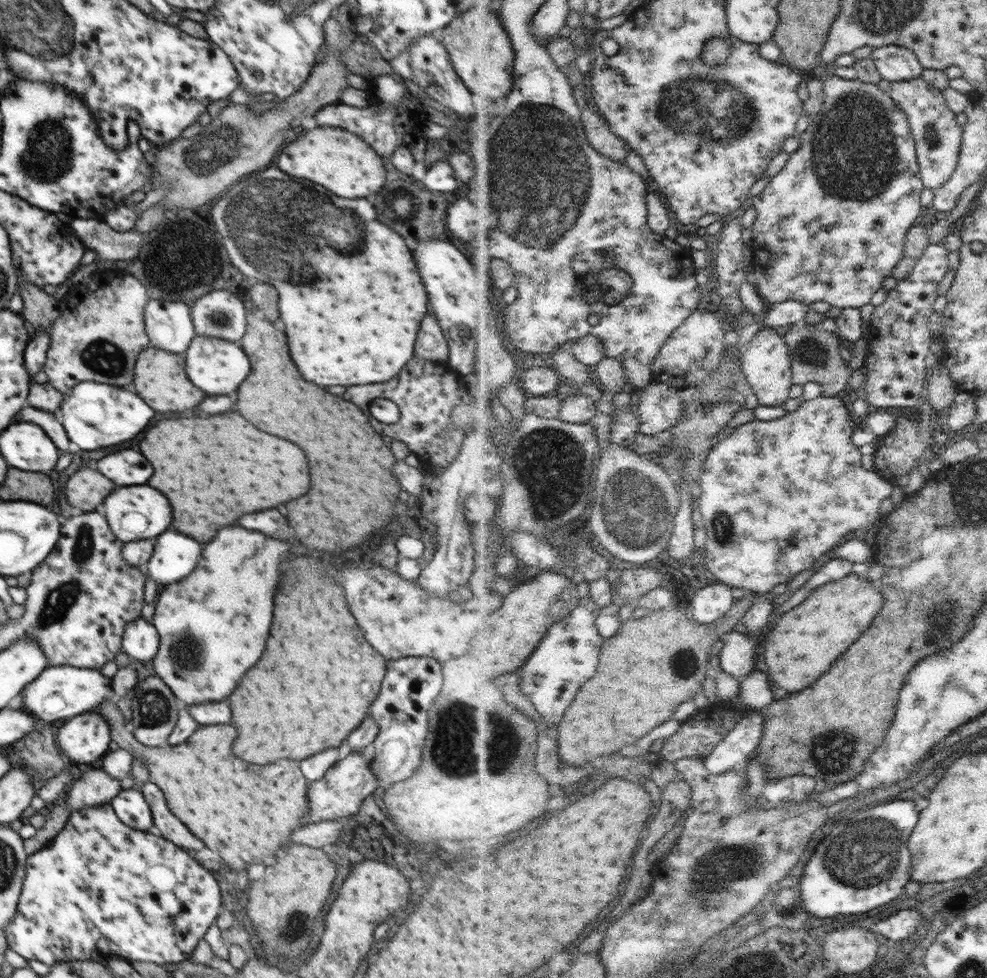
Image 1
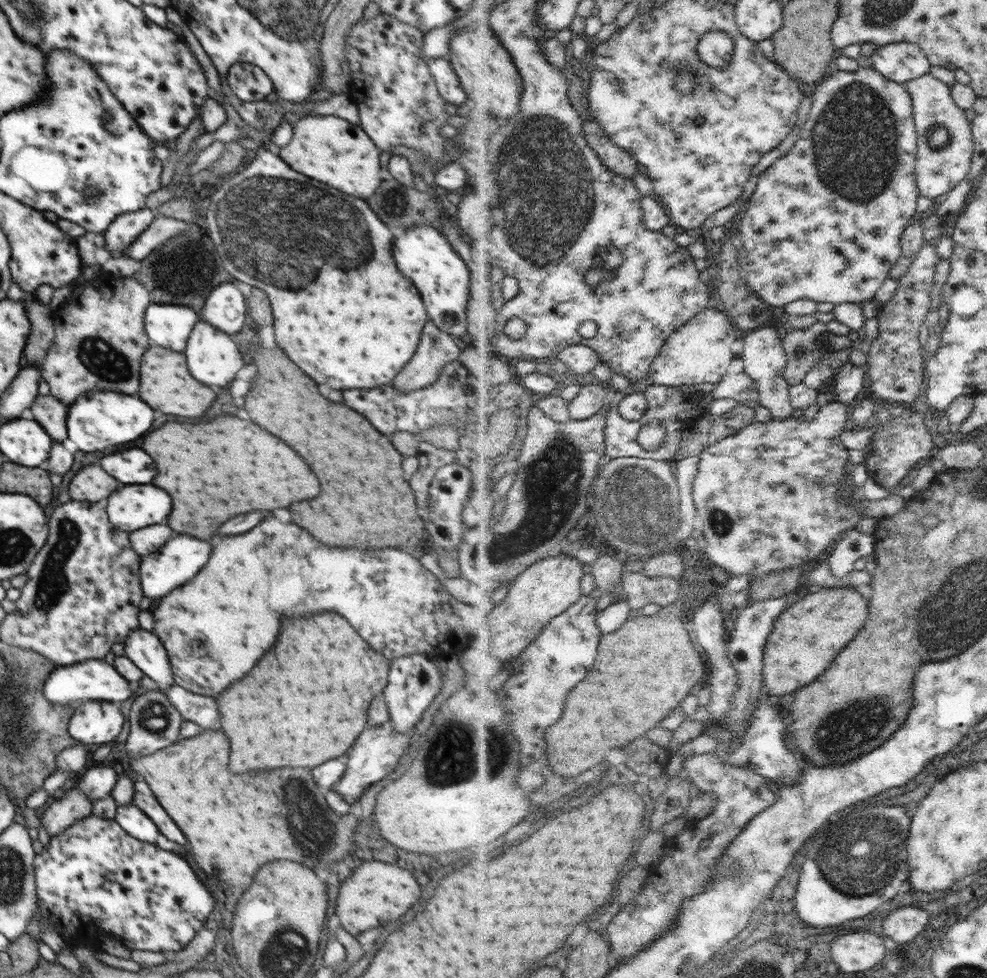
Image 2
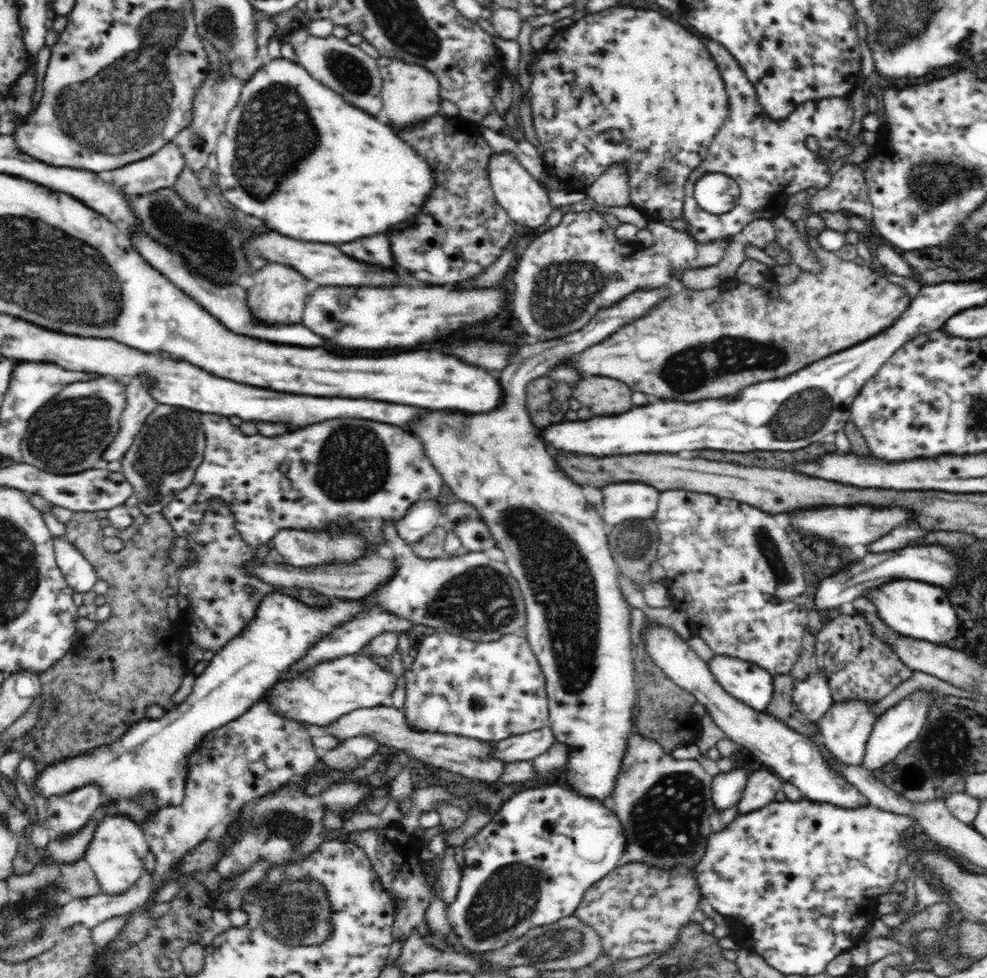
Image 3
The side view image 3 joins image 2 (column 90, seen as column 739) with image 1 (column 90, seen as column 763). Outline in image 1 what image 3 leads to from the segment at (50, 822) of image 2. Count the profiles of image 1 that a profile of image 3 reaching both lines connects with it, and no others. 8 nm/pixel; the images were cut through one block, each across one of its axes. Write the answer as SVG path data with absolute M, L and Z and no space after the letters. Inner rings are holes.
M95 766L73 783L65 798L66 810L74 813L88 806L110 804L121 790L120 780Z

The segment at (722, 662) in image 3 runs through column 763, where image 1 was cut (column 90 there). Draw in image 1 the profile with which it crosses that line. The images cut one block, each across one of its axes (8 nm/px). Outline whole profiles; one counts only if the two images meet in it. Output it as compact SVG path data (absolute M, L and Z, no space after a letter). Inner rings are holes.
M50 666L30 682L20 694L16 705L24 706L42 720L52 723L55 720L68 720L83 713L92 712L112 694L111 679L98 669L75 666Z

